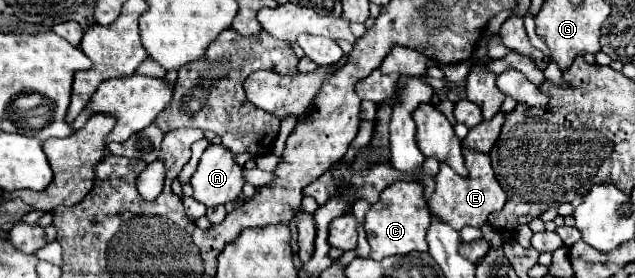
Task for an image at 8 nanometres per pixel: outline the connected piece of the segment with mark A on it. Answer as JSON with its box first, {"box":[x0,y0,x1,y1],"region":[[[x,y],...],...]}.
{"box":[191,145,243,207],"region":[[[209,145],[205,149],[201,163],[191,177],[193,197],[207,207],[235,201],[243,185],[243,169],[235,163],[233,153],[221,145]]]}

